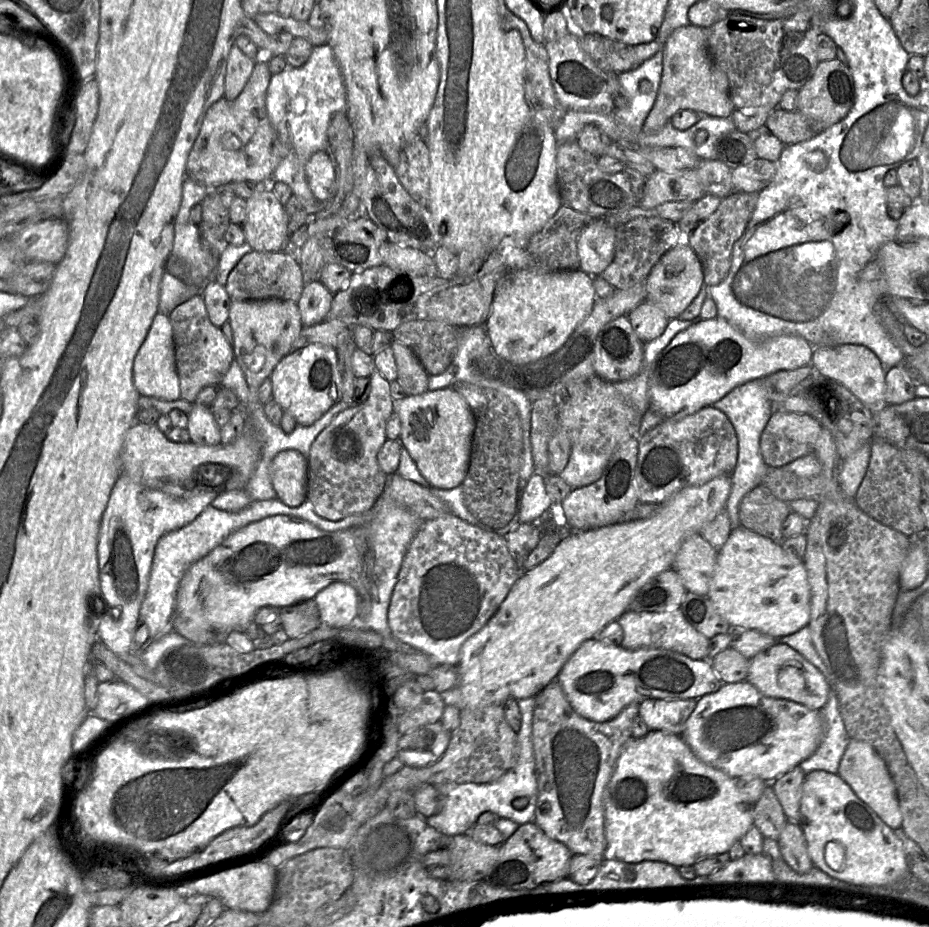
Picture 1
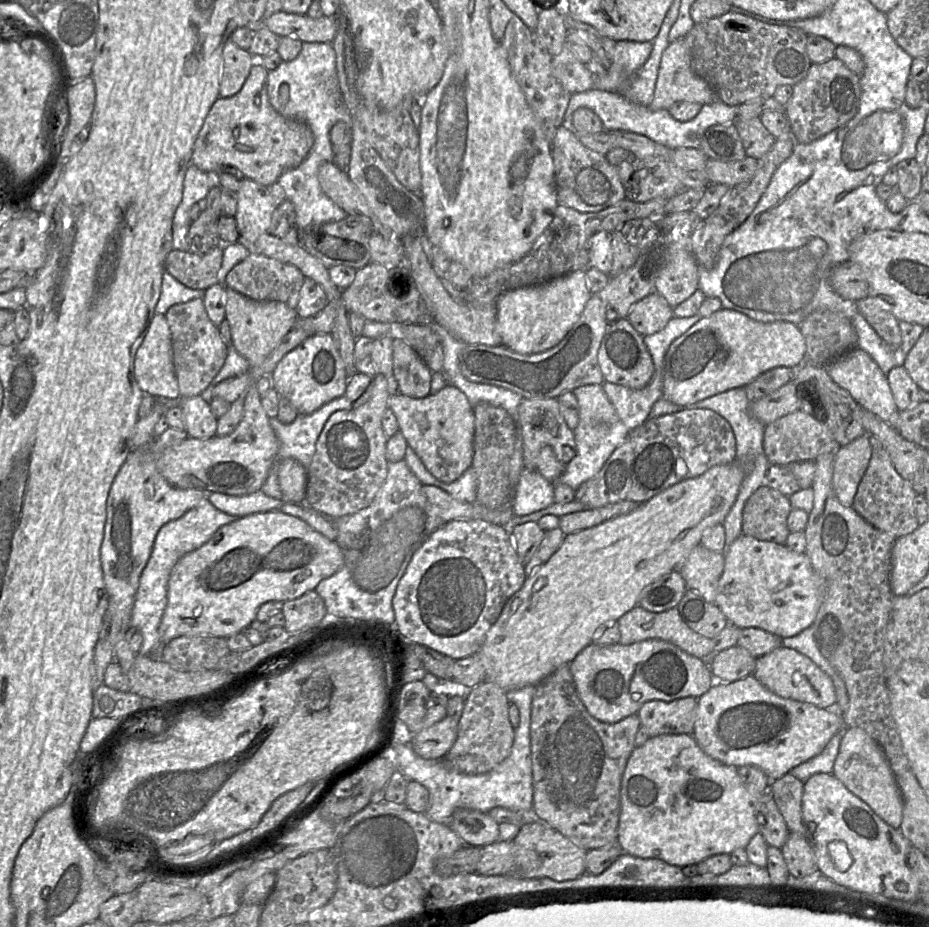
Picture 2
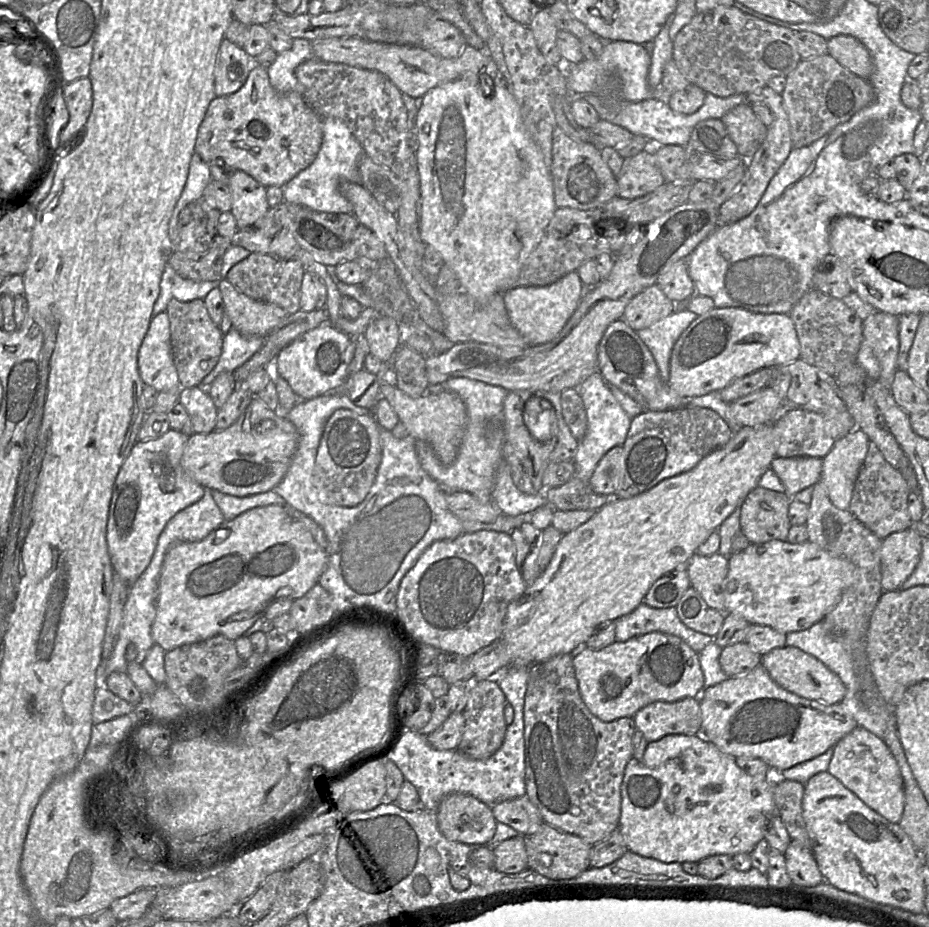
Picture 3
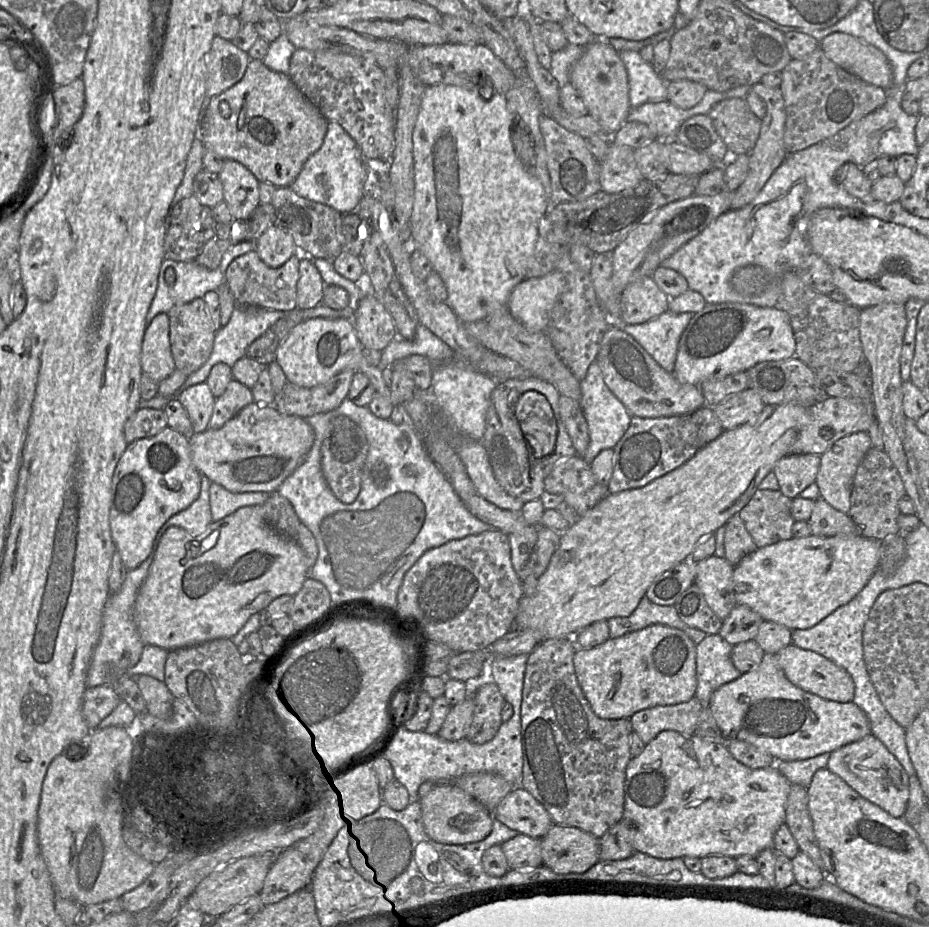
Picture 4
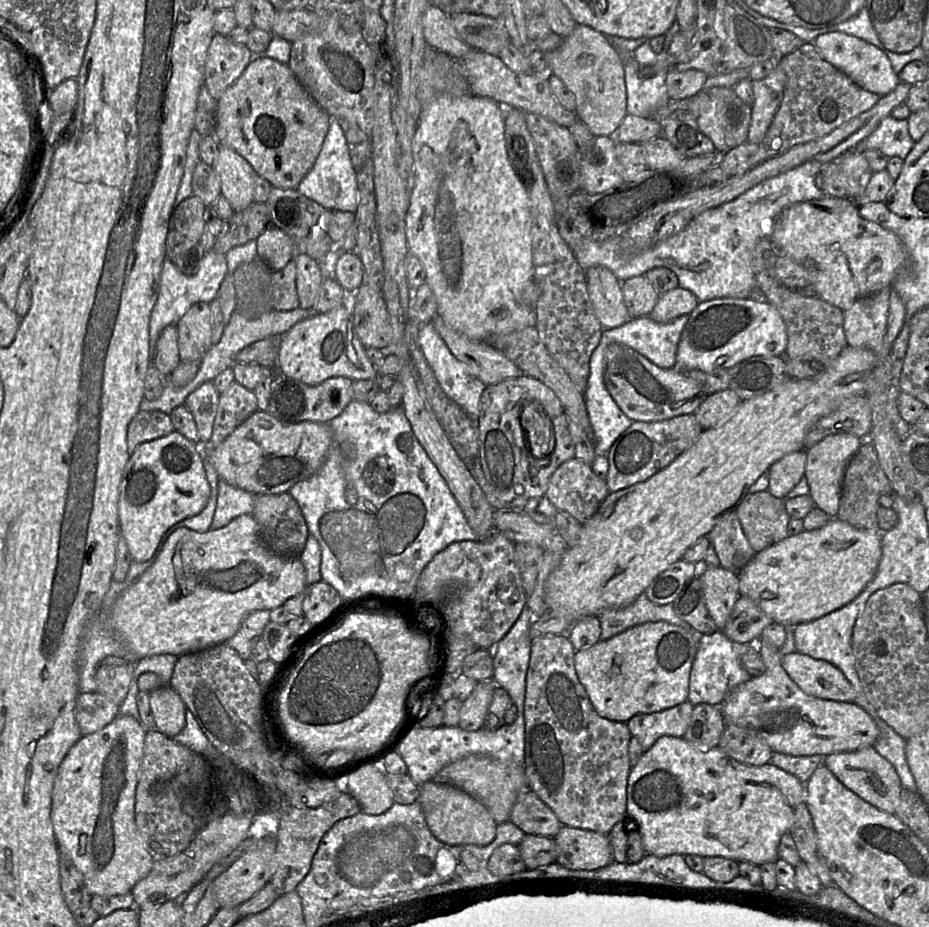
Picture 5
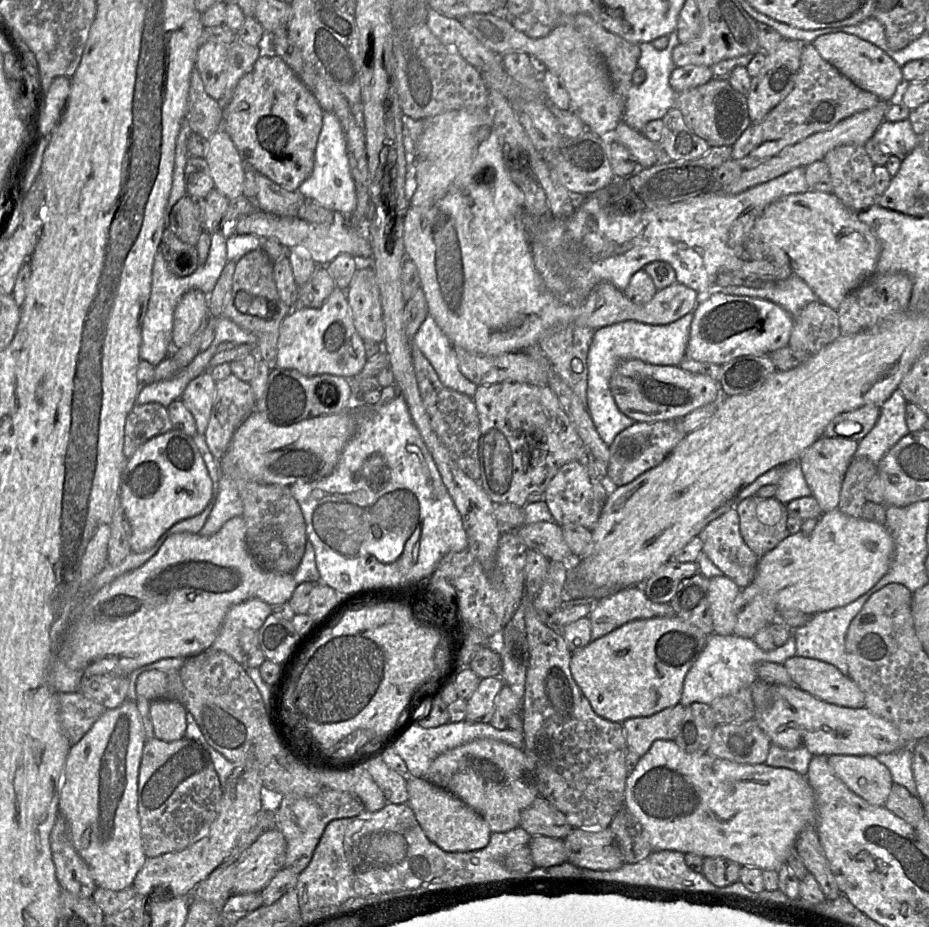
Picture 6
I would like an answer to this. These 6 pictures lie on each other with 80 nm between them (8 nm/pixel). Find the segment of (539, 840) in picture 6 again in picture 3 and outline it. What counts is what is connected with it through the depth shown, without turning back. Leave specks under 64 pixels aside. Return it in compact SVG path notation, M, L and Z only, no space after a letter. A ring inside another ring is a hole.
M524 835L504 840L493 848L494 869L502 873L518 873L527 869L527 852Z

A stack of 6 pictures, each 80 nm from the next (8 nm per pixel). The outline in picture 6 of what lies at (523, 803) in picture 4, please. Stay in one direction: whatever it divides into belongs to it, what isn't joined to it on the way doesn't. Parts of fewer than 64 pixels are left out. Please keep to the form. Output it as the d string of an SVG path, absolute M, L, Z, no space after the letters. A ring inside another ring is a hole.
M537 797L520 815L519 827L531 836L564 839L573 829L565 815L542 797Z

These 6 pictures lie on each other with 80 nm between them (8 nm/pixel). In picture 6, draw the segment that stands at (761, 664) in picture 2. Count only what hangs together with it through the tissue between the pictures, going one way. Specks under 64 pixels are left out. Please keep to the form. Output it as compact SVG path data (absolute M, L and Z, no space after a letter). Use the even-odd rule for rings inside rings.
M797 655L787 659L783 666L795 686L816 698L848 708L865 707L858 685L835 666Z

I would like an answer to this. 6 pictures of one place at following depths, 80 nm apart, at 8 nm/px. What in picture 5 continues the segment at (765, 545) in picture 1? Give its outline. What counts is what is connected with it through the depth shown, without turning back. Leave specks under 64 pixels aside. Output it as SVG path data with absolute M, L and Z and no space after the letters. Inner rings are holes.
M832 517L823 527L788 536L773 546L756 553L737 574L739 594L752 601L773 622L786 628L819 619L854 600L875 576L882 557L881 535L875 531L857 529Z

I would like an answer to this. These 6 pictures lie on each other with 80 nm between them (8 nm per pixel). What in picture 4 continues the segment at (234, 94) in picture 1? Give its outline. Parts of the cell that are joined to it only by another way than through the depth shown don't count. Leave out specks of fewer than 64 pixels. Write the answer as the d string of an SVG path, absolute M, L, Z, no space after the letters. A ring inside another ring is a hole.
M216 35L207 57L208 98L211 99L238 83L243 78L250 59L247 52Z

